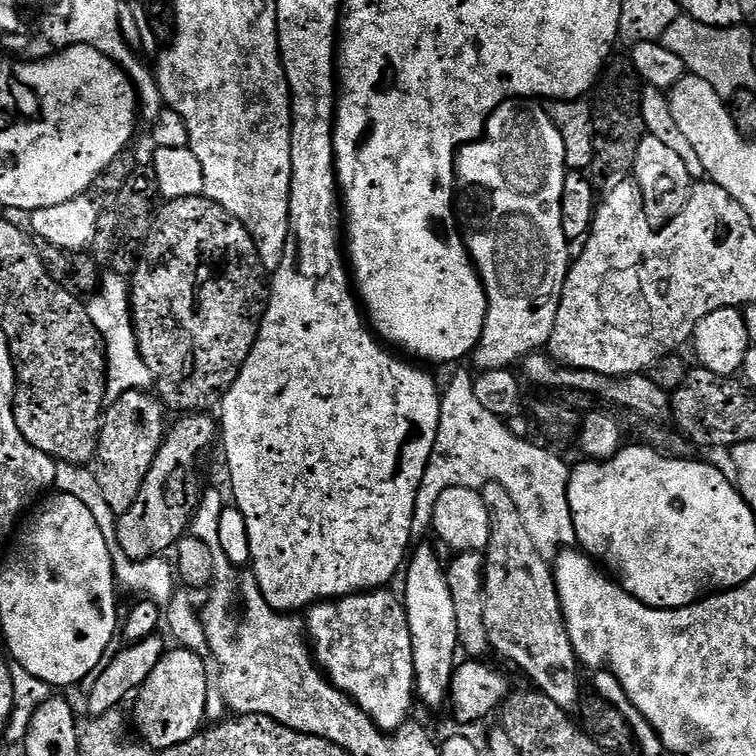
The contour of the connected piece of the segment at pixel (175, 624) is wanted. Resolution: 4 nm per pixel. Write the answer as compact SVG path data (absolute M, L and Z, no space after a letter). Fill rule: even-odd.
M58 462L55 468L55 489L59 492L70 494L71 497L78 498L94 514L94 522L98 522L98 530L102 530L102 538L106 538L107 550L110 551L112 569L116 576L119 587L124 591L138 594L137 596L147 598L166 607L166 628L172 631L175 643L181 648L189 648L191 652L197 652L202 657L209 655L208 642L206 640L206 630L202 626L200 608L191 591L179 590L175 575L175 567L165 557L156 557L150 560L132 560L118 543L118 530L116 529L117 516L114 510L105 501L102 489L98 487L98 478L91 467L81 464L68 464ZM172 599L172 601L170 601ZM167 603L168 608L167 608Z

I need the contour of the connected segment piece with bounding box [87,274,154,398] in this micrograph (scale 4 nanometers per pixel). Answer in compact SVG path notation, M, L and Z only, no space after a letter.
M108 274L100 281L98 291L87 301L90 322L98 326L104 339L108 359L108 396L115 398L127 392L146 392L153 387L150 366L140 356L136 328L132 325L132 293L125 277Z

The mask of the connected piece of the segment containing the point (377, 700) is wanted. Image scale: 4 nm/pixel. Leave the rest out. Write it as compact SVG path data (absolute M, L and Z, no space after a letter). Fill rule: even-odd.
M392 590L357 592L354 596L342 596L339 600L314 604L306 612L306 636L317 665L323 669L332 685L339 692L347 694L385 734L391 734L409 723L408 711L412 708L412 700L414 704L416 690L414 650L404 601L397 593L395 596L388 591Z

